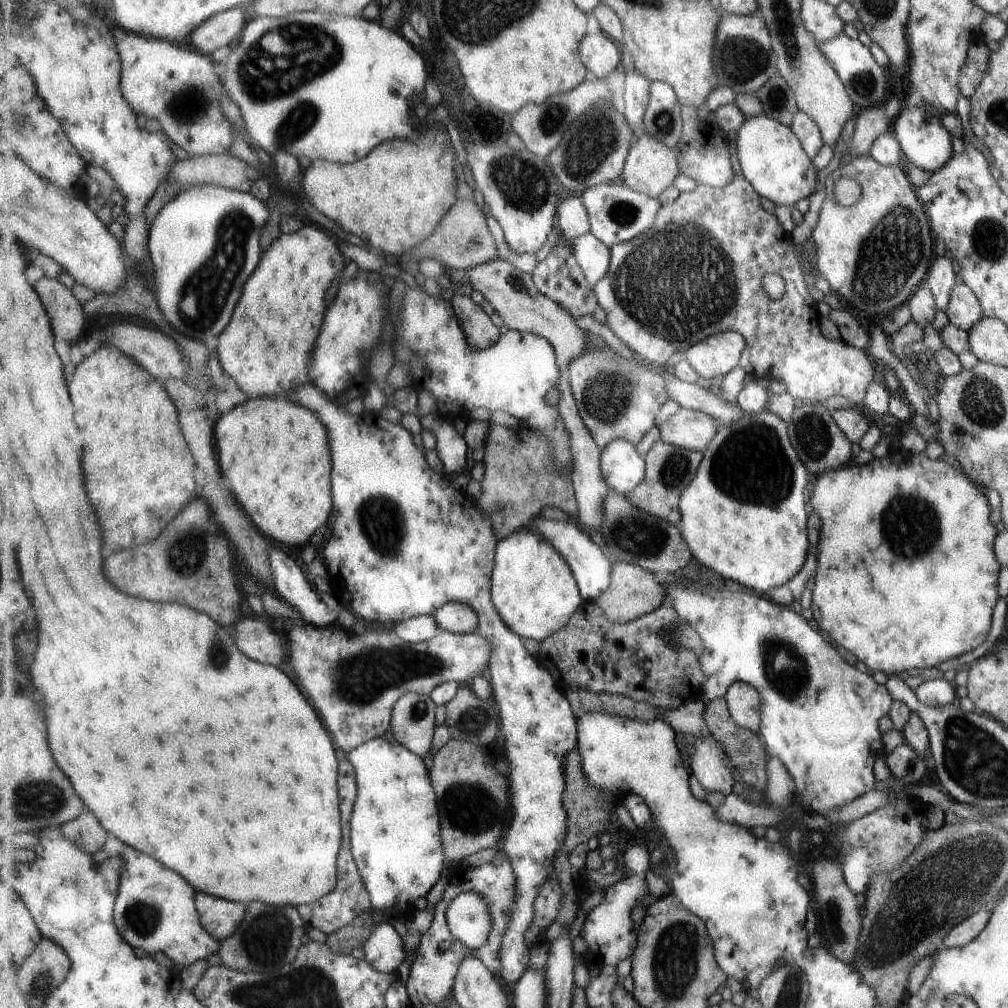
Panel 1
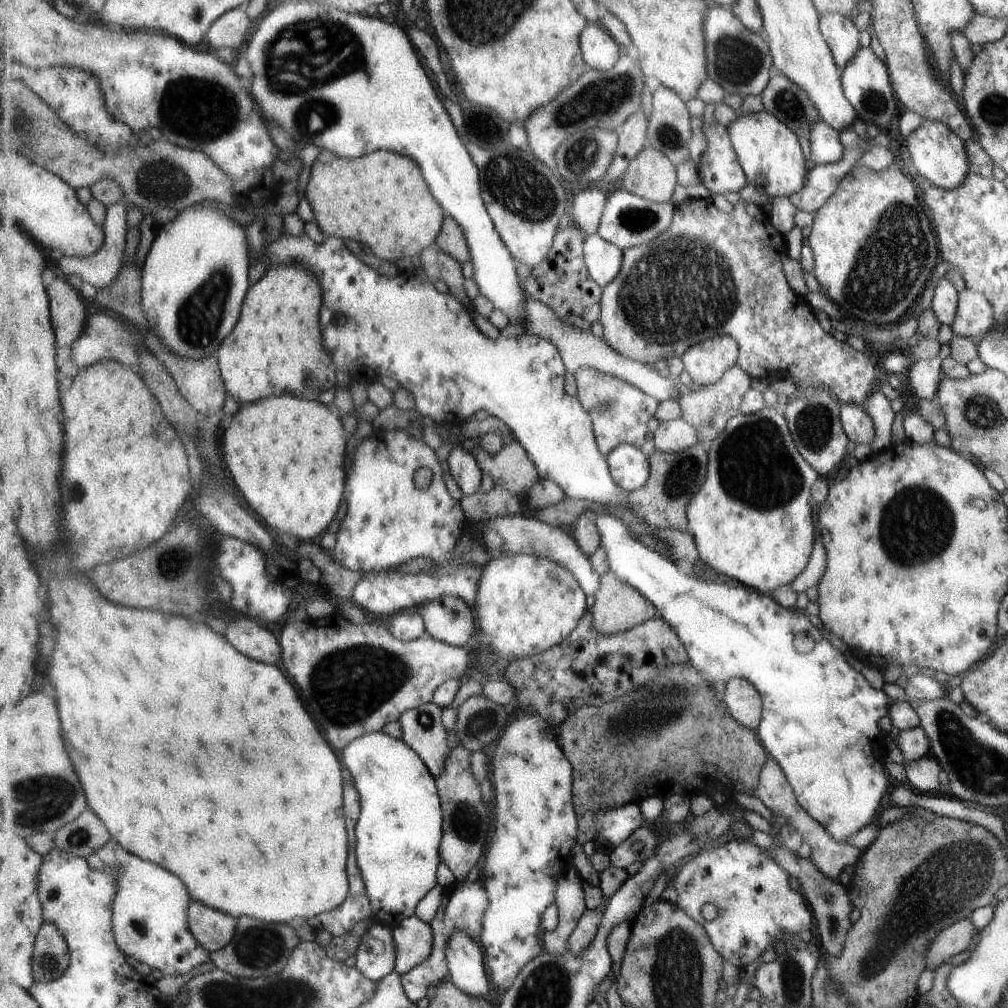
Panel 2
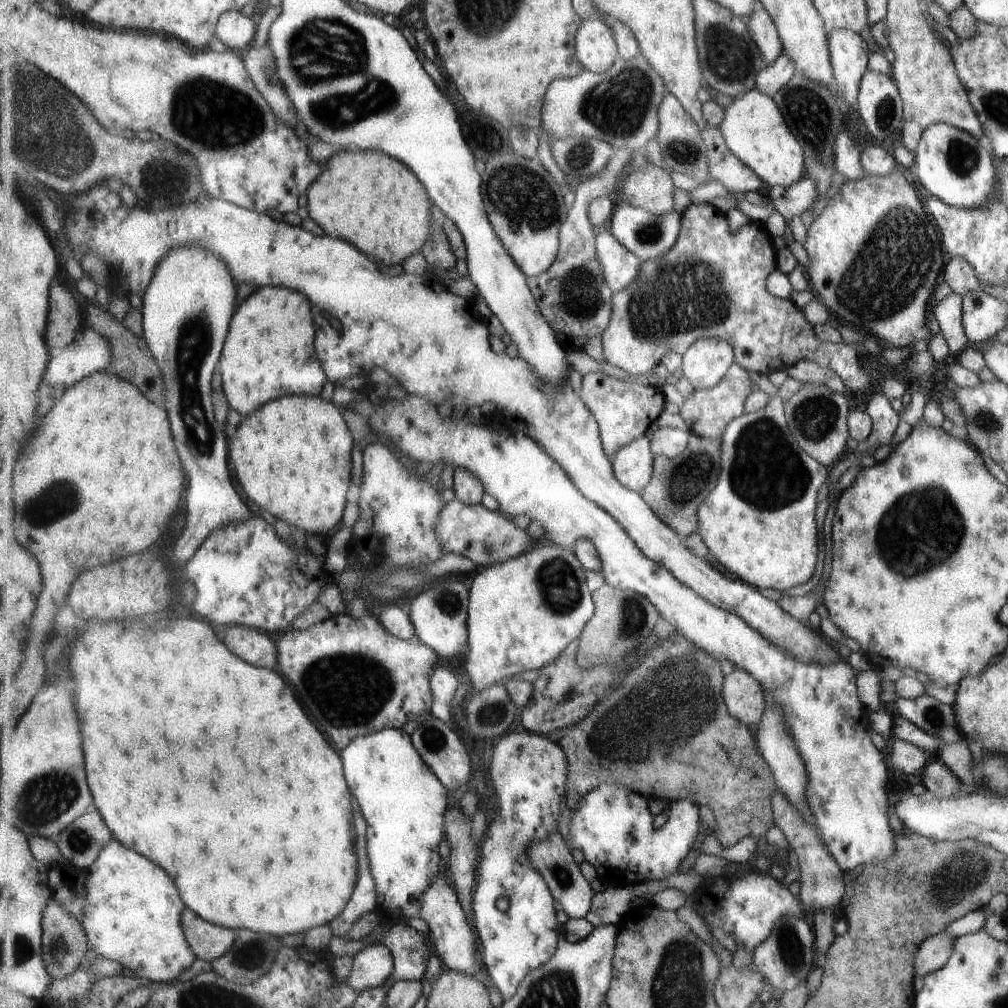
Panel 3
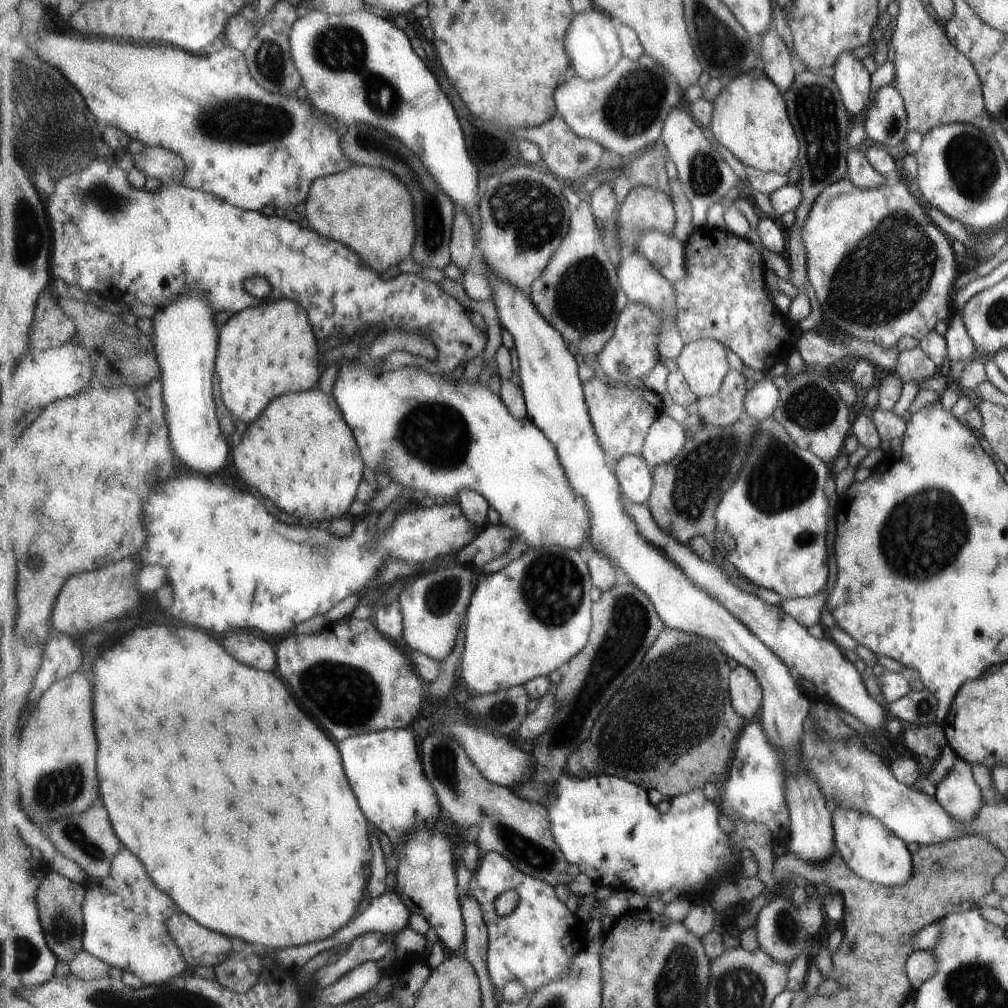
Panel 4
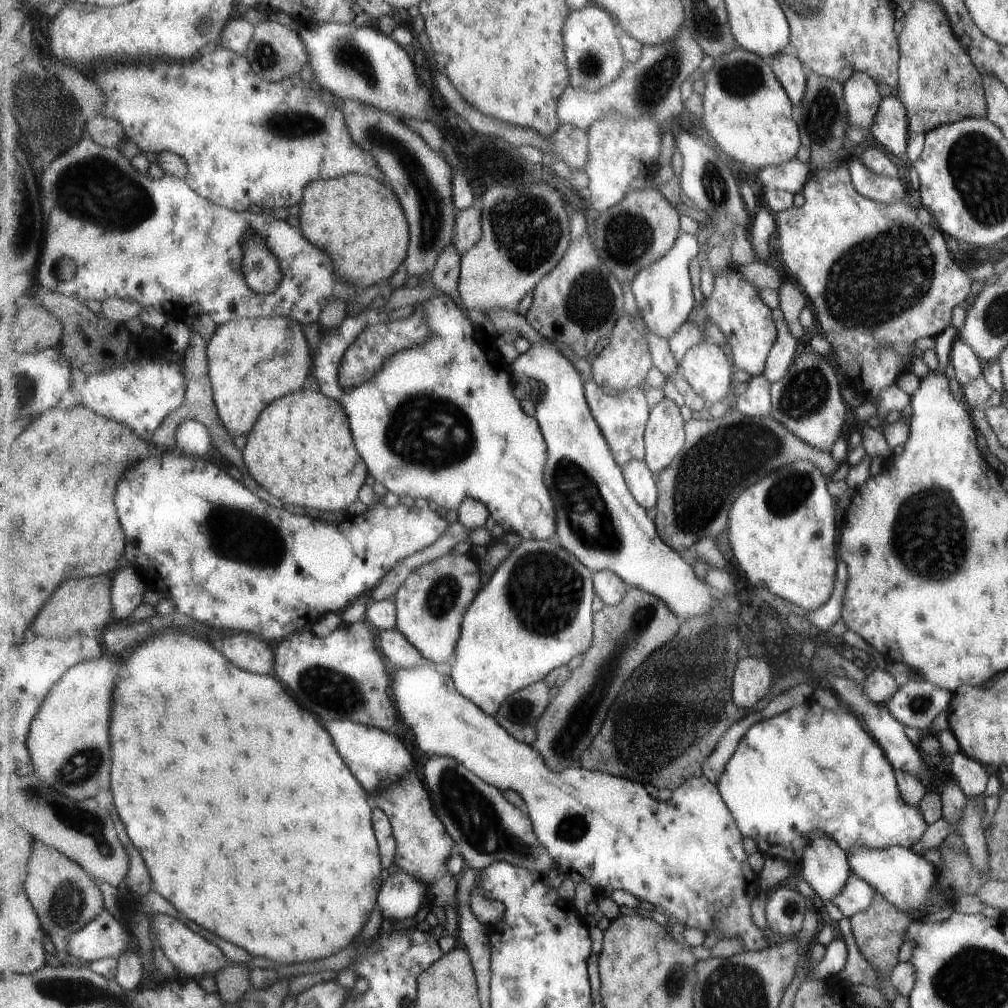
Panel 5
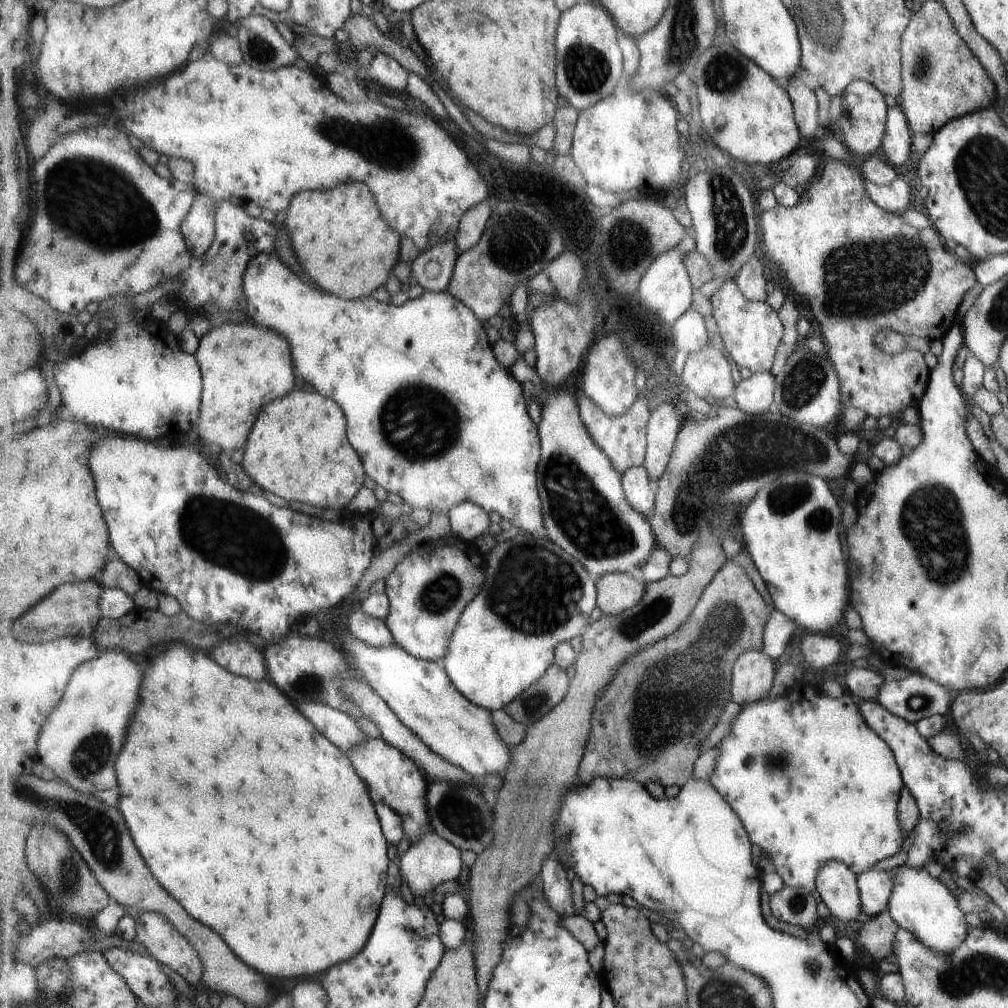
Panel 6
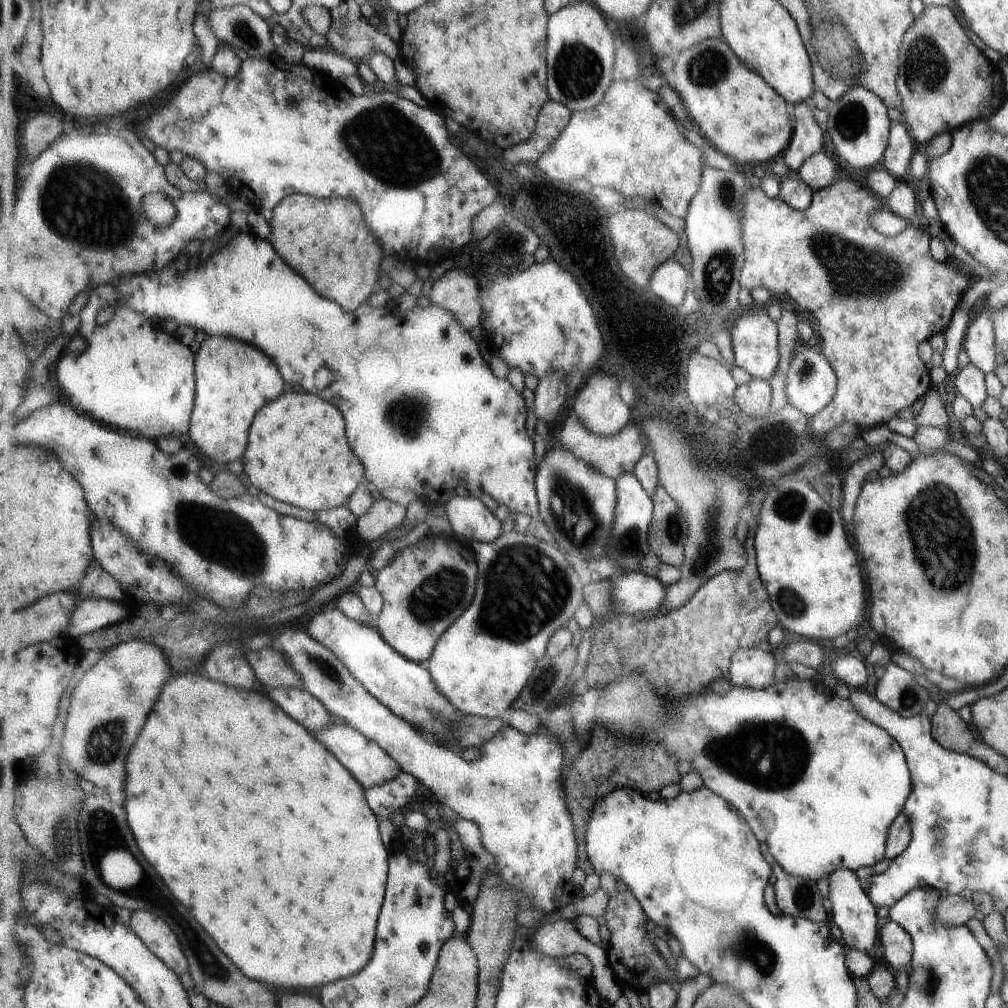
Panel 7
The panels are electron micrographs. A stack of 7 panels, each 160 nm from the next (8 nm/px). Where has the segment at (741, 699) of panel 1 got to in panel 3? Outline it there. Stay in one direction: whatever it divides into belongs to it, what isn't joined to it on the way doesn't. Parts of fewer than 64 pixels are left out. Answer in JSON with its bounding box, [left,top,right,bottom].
[724,668,767,726]

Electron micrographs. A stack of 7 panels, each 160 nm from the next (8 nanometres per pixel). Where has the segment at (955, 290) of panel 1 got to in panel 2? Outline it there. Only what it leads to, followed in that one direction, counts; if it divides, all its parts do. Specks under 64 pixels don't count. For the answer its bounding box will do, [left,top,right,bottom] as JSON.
[950,288,995,340]

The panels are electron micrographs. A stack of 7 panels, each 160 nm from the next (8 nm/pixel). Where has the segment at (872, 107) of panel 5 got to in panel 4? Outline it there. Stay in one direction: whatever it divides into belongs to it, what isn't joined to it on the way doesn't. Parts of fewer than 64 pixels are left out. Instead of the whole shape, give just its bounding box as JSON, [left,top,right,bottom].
[832,51,871,118]

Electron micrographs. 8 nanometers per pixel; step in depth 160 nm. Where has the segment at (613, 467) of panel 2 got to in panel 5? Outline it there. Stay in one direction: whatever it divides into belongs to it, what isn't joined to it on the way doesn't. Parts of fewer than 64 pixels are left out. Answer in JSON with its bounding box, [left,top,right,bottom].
[623,460,660,514]

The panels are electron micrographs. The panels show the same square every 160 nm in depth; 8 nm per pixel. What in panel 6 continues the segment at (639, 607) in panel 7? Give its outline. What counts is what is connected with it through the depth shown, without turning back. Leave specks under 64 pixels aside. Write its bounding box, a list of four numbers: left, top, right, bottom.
[596,573,645,615]

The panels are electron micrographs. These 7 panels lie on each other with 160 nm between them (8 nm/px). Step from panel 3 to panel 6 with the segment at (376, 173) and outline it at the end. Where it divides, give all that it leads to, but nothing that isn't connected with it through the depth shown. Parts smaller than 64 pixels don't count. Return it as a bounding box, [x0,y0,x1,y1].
[287,183,400,298]

